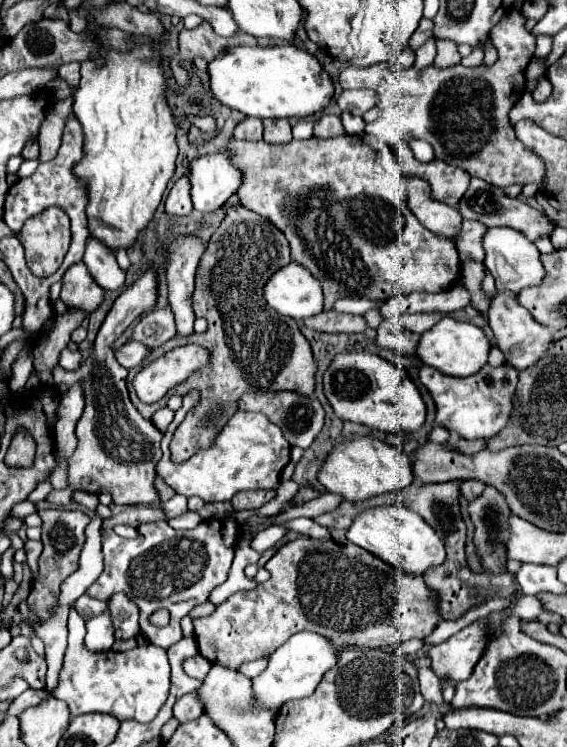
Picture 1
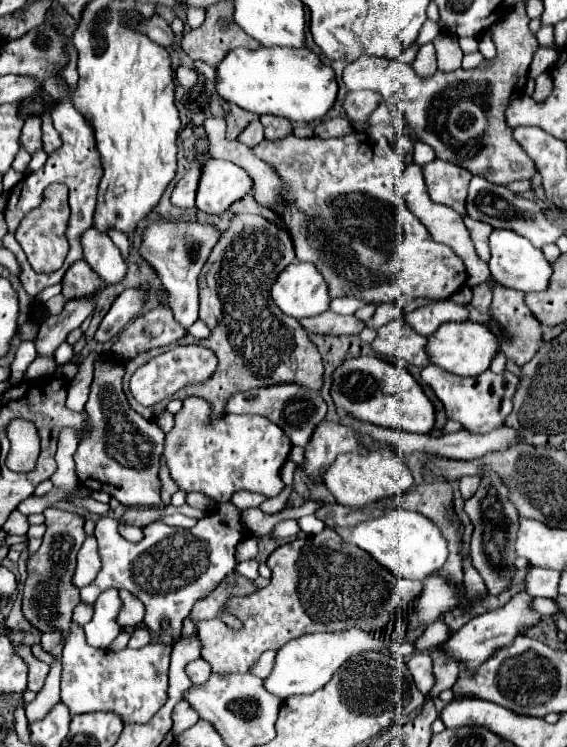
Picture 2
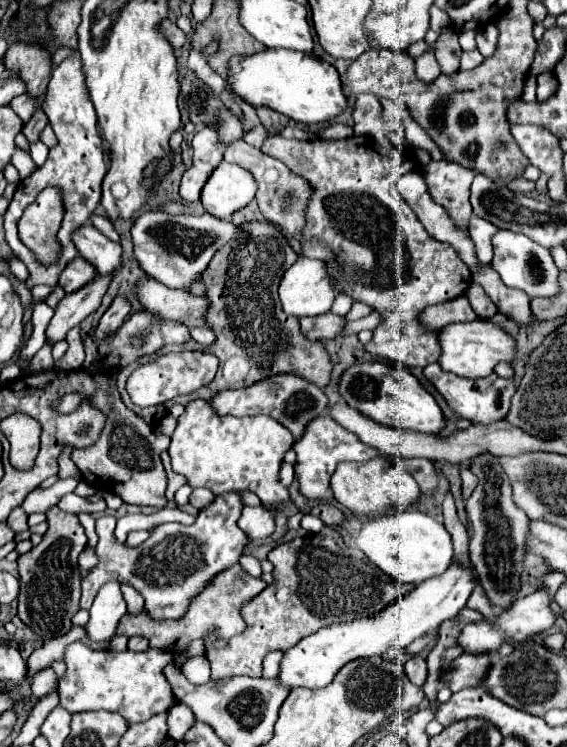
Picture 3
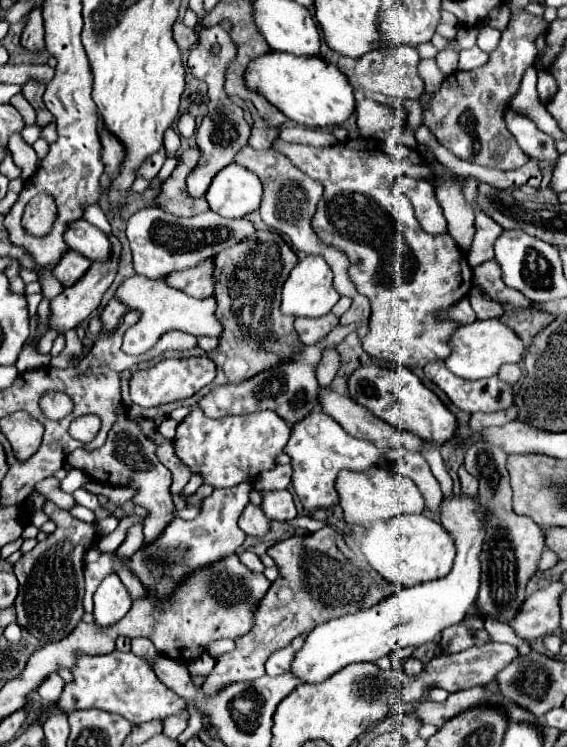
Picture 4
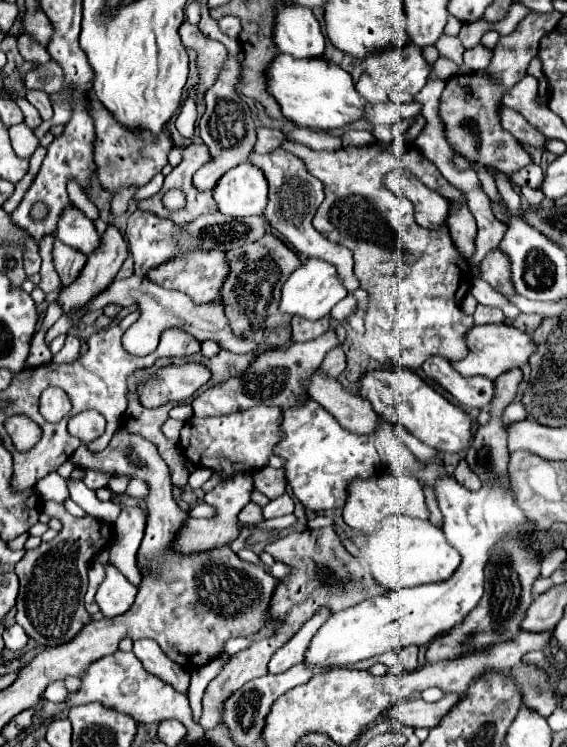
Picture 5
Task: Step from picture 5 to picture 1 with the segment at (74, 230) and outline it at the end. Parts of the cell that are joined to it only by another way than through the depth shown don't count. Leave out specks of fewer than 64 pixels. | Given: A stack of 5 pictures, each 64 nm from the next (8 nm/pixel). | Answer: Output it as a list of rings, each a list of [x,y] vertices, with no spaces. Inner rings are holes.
[[[94,238],[88,240],[82,260],[84,260],[90,276],[96,280],[96,284],[100,288],[104,288],[104,290],[120,290],[120,288],[126,286],[126,280],[124,280],[126,274],[116,264],[114,252],[110,252],[98,240],[94,240]]]

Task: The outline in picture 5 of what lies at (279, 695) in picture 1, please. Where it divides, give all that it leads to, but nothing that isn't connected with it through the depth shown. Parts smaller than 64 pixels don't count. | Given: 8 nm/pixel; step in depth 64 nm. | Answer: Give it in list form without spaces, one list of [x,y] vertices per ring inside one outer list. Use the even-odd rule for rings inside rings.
[[[440,458],[428,462],[426,468],[416,476],[436,486],[440,512],[444,516],[442,530],[446,534],[446,540],[460,552],[462,564],[458,566],[454,576],[450,576],[450,580],[424,584],[418,588],[394,590],[344,612],[332,614],[310,640],[310,646],[302,660],[304,664],[320,666],[326,670],[342,668],[380,656],[390,648],[430,644],[430,640],[434,640],[442,632],[462,624],[462,620],[482,598],[484,566],[490,556],[490,546],[494,546],[506,532],[528,524],[522,510],[514,504],[510,490],[504,490],[502,486],[482,486],[478,492],[468,492],[452,476],[446,474]]]

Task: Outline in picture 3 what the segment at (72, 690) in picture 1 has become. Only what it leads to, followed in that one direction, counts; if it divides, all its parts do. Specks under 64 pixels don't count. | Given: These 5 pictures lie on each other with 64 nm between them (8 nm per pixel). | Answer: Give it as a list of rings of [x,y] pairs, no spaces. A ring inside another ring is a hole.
[[[84,642],[68,644],[64,652],[66,674],[58,682],[60,704],[72,714],[108,710],[118,712],[130,724],[146,722],[154,714],[168,712],[174,706],[172,688],[166,676],[162,676],[162,668],[166,668],[170,660],[170,652],[162,652],[160,648],[148,648],[146,652],[110,652],[92,650]]]

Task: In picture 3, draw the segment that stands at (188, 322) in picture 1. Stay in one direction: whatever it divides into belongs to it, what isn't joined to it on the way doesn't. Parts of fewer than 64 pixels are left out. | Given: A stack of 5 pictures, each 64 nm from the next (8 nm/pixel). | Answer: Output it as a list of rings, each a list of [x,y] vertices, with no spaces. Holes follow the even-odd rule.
[[[142,212],[132,224],[134,254],[142,270],[154,280],[168,284],[170,288],[190,290],[190,284],[206,270],[214,252],[224,246],[238,226],[224,222],[216,216],[172,216],[166,212]]]

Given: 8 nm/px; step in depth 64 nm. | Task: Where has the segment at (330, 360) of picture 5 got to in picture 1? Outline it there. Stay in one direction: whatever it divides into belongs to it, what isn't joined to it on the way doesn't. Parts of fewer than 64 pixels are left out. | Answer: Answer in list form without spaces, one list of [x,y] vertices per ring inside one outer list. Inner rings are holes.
[[[230,206],[222,224],[208,240],[206,252],[198,264],[192,308],[208,320],[208,330],[188,338],[170,340],[172,348],[198,344],[210,352],[210,364],[202,372],[194,372],[186,382],[174,388],[180,394],[200,390],[200,402],[176,429],[170,443],[175,463],[188,460],[194,452],[214,444],[218,432],[238,410],[238,400],[246,392],[298,392],[312,396],[316,362],[308,340],[290,316],[282,316],[268,308],[262,288],[268,278],[290,262],[290,250],[284,234],[264,216],[244,208]]]

